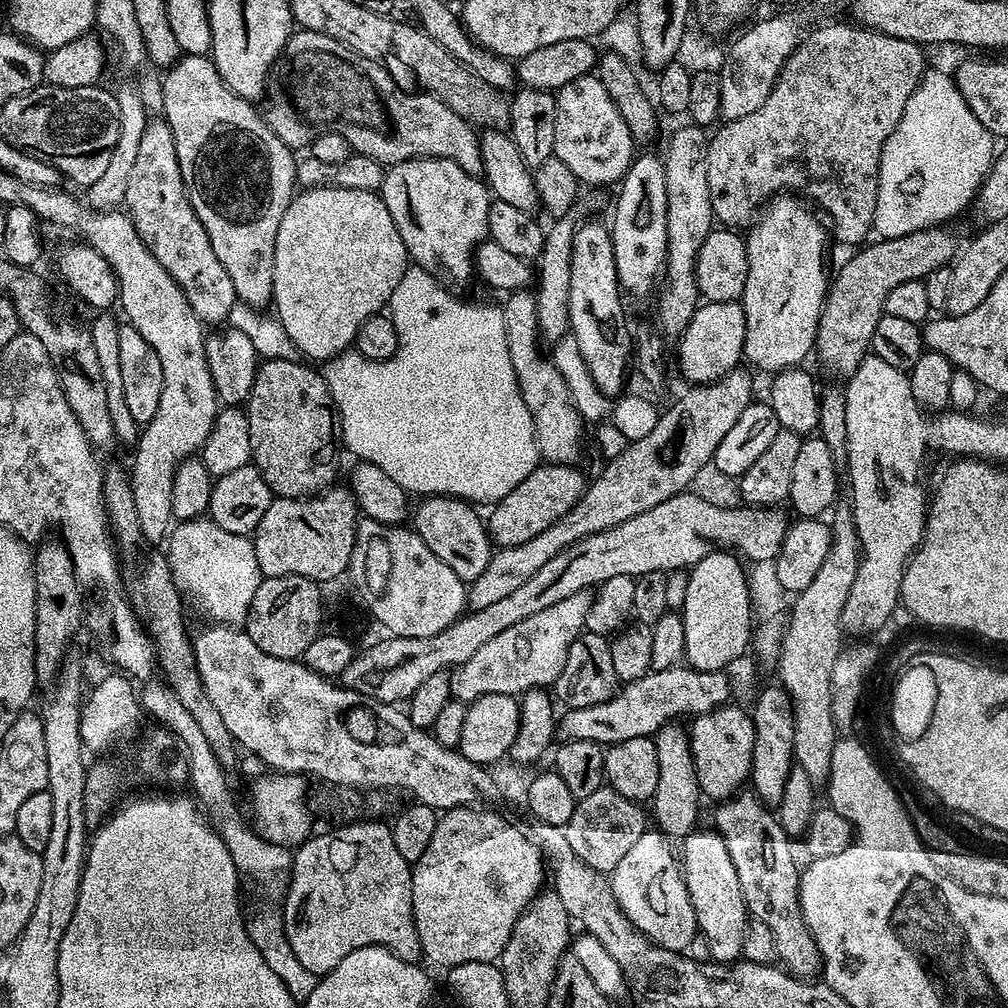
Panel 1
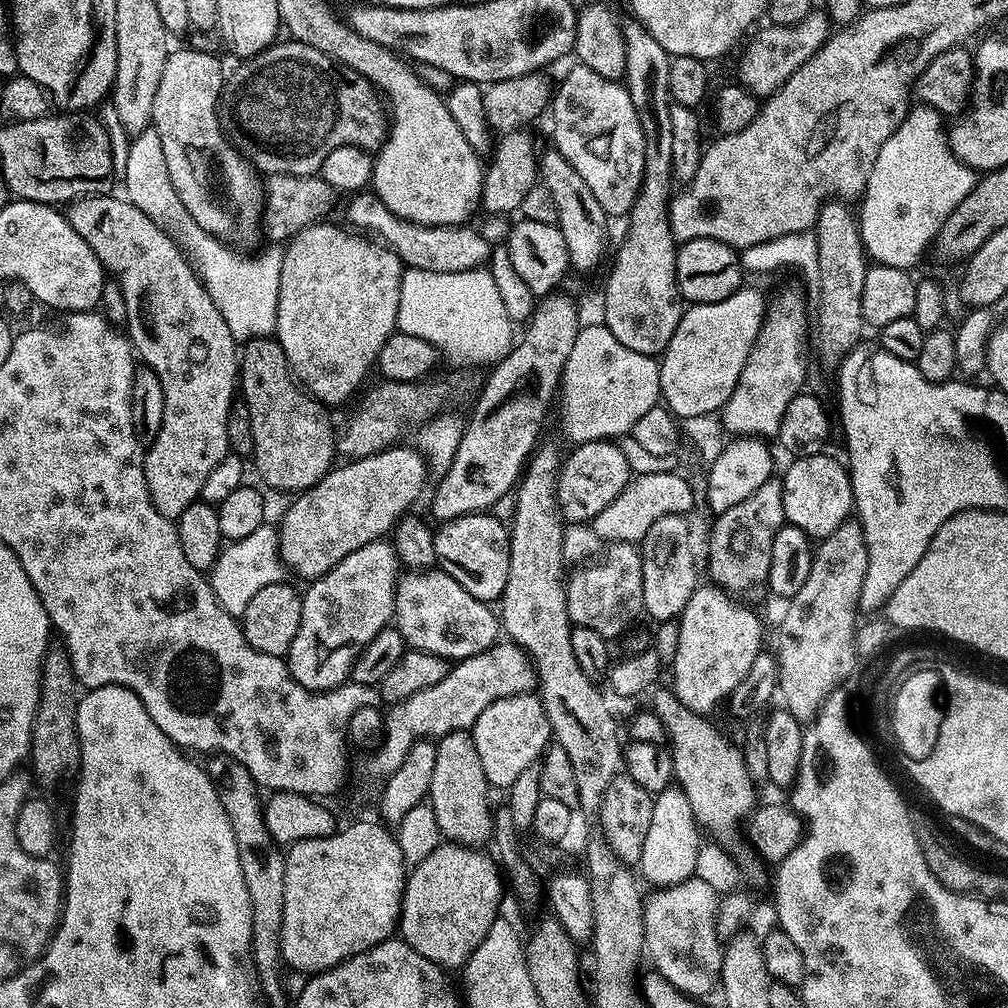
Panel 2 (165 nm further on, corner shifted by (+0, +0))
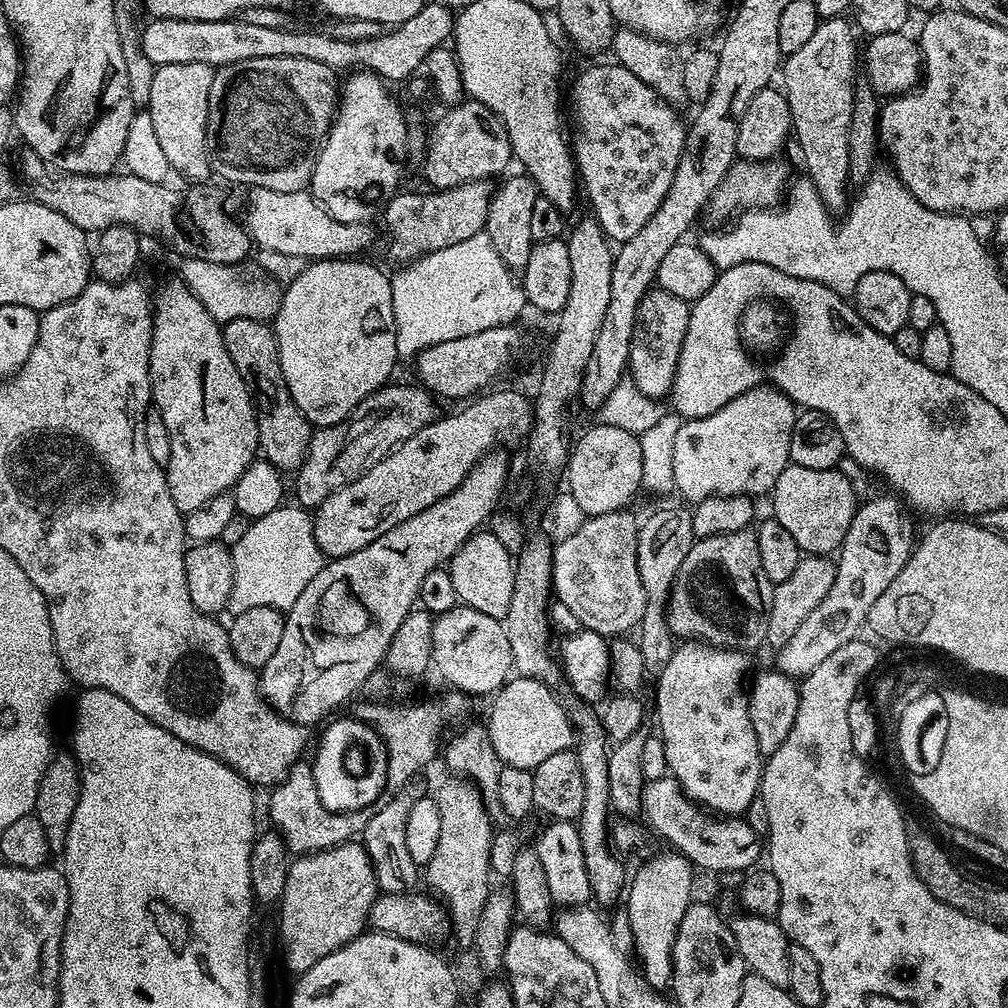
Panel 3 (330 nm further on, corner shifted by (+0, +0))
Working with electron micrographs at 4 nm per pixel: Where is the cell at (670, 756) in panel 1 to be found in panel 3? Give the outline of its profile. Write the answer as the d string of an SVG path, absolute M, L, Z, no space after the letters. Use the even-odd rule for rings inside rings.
M667 850L661 856L656 856L653 860L648 860L636 872L636 877L631 877L630 889L627 891L628 903L626 909L629 914L629 922L633 932L633 942L635 944L635 955L640 955L640 964L638 960L638 968L642 973L648 987L657 990L664 990L672 983L672 947L674 946L674 938L678 934L678 926L682 922L682 918L686 914L688 905L693 903L692 896L692 872L693 865L680 852L675 850Z

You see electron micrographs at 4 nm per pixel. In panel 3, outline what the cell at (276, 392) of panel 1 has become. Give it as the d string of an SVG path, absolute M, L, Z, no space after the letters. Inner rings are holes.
M236 317L225 323L222 331L230 362L234 362L238 374L242 374L252 395L252 402L256 405L258 438L263 459L279 470L299 468L308 453L314 428L308 423L302 410L298 410L286 386L273 325L254 318Z

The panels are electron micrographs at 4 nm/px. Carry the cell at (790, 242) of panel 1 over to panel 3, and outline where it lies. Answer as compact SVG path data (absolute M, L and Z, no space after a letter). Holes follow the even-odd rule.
M757 386L738 394L718 411L697 420L685 419L674 437L675 491L691 502L707 496L747 496L771 493L778 474L790 461L790 438L797 405L775 386Z

